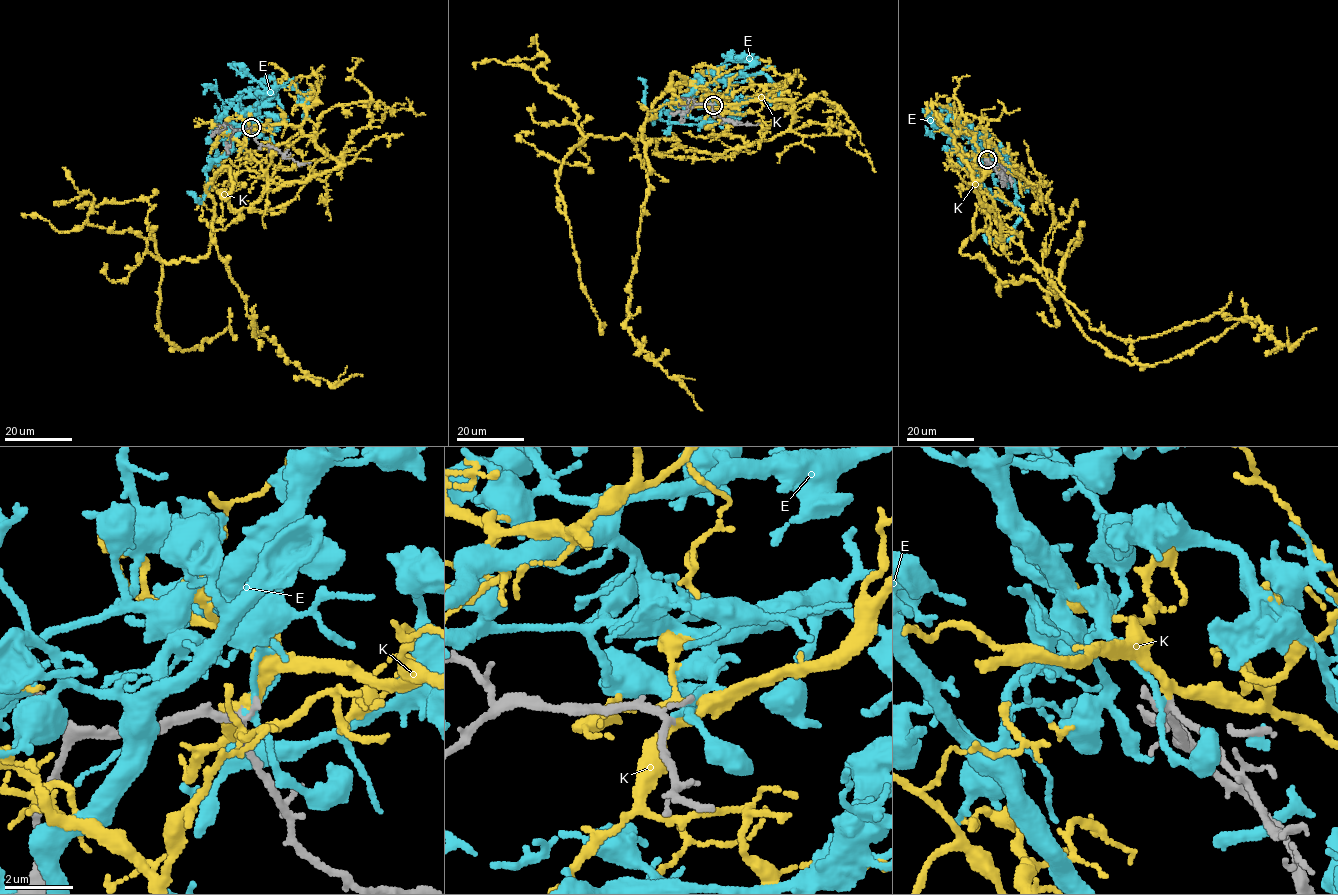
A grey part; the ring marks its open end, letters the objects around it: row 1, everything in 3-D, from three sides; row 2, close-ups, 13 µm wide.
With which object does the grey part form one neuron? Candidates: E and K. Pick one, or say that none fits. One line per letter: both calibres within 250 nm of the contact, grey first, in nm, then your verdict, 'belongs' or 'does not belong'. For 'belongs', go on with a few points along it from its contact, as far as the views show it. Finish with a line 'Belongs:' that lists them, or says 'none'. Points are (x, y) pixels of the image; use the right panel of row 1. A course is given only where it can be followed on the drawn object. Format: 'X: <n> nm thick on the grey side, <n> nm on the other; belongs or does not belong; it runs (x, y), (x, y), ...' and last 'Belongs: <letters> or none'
E: 160 nm thick on the grey side, 180 nm on the other; does not belong
K: 170 nm thick on the grey side, 280 nm on the other; belongs; it runs (987, 160), (958, 154), (1005, 255), (1044, 269), (1091, 328), (1133, 339), (1219, 313), (1292, 348), (1316, 328)
Belongs: K

